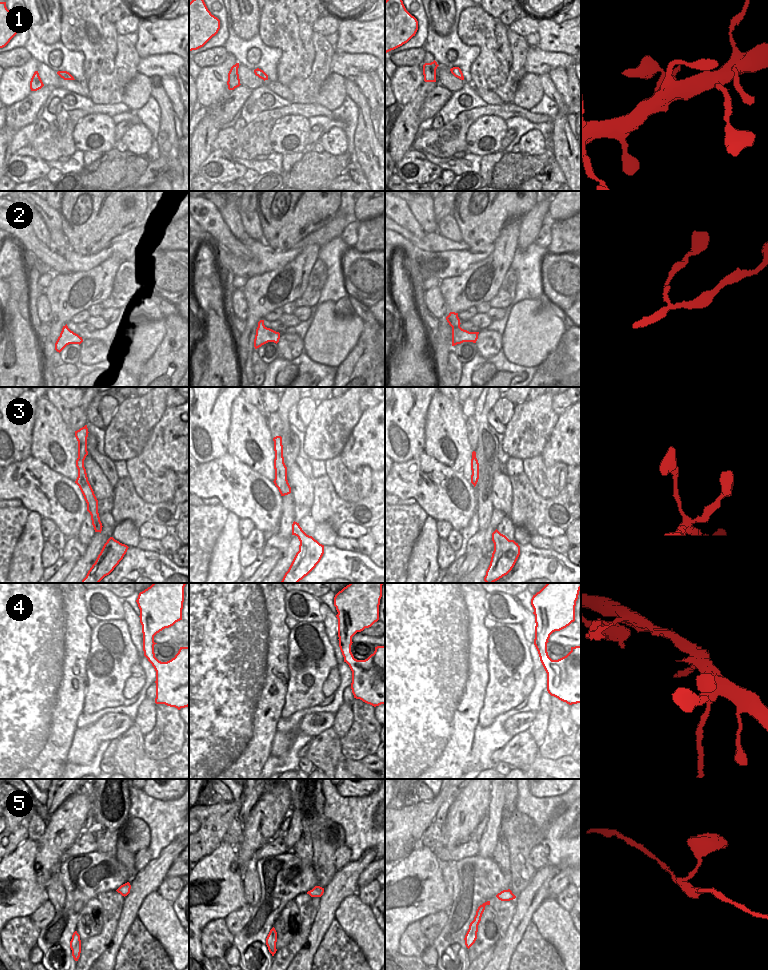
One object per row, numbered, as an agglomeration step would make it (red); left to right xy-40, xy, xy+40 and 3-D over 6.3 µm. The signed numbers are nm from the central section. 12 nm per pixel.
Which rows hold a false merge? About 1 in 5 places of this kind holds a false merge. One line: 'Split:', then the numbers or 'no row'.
Split: no row

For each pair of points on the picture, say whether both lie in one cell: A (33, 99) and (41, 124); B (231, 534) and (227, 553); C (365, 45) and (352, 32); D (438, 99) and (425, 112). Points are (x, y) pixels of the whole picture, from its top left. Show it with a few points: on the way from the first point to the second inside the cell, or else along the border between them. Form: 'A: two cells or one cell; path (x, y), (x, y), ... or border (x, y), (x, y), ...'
A: two cells; border (39, 118), (34, 122)
B: one cell; path (230, 539), (227, 548)
C: one cell; path (362, 42), (355, 35)
D: one cell; path (435, 102), (428, 109)

